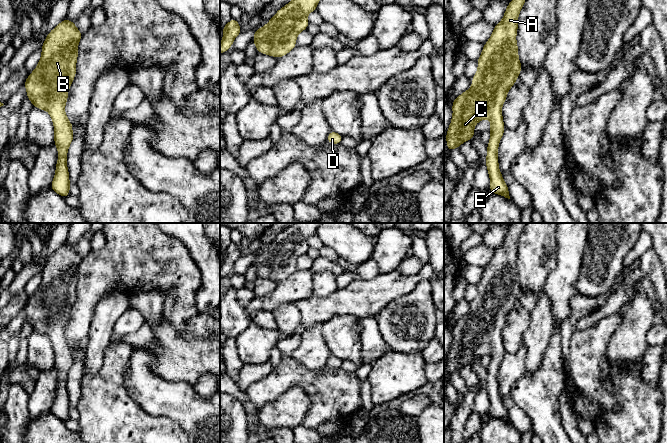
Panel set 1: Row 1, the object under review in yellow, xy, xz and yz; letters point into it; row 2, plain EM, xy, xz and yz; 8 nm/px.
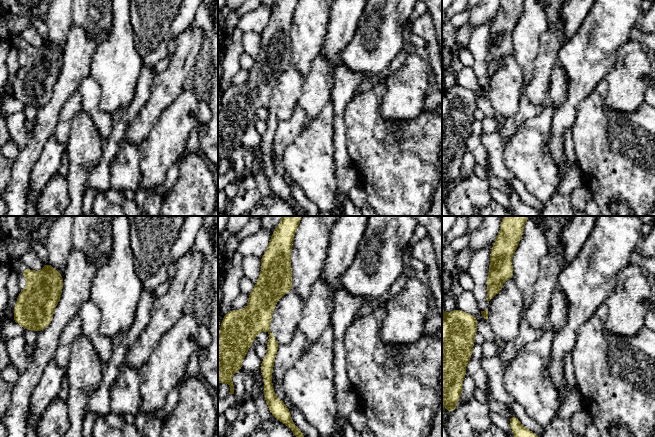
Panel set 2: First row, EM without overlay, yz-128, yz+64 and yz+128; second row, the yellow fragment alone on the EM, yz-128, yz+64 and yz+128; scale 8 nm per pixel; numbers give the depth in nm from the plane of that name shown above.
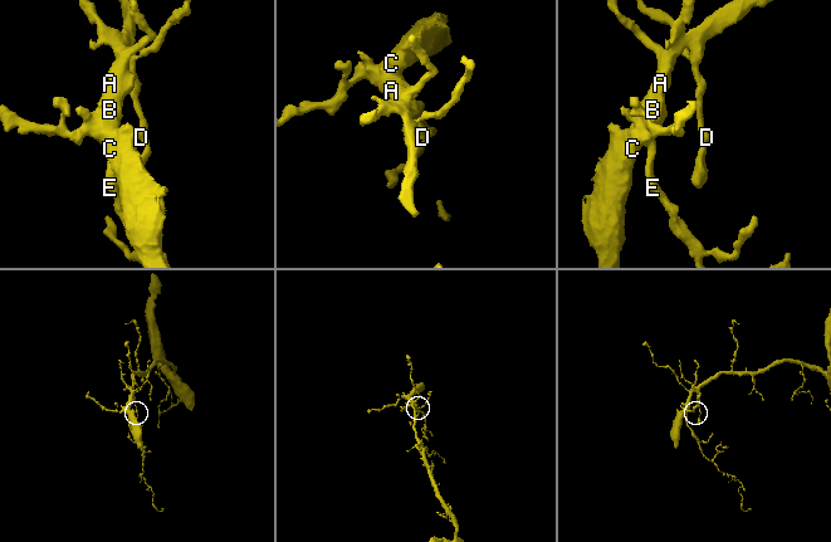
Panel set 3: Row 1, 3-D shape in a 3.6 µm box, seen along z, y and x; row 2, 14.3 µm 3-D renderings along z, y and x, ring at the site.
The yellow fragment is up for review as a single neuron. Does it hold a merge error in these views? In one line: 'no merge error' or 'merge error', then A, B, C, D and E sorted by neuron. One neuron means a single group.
no merge error; groups A B C D E

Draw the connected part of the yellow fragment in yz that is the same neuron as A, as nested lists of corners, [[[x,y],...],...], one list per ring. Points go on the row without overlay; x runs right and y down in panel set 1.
[[[513,223],[507,229],[502,244],[494,250],[477,284],[478,294],[472,302],[472,311],[454,322],[452,344],[445,359],[447,374],[451,376],[463,366],[473,363],[474,351],[479,345],[491,345],[486,380],[490,416],[508,423],[508,409],[500,397],[497,377],[505,353],[501,331],[522,294],[516,259],[518,240],[525,225]]]

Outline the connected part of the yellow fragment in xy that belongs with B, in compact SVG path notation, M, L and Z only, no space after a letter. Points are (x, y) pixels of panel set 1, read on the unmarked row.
M65 242L54 253L52 253L41 272L42 279L38 289L33 296L28 299L24 310L27 314L27 320L33 331L48 335L54 349L54 367L57 371L59 381L56 387L56 395L51 407L51 413L66 422L70 418L70 403L67 391L67 377L74 361L72 358L72 349L65 337L65 330L68 322L68 315L72 305L76 300L76 286L78 283L78 268L83 258L75 250L75 246Z

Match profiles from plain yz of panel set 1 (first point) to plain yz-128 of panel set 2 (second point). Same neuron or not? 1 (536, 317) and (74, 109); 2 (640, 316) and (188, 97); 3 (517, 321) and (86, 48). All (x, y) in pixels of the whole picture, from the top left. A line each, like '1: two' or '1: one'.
1: two
2: one
3: two

